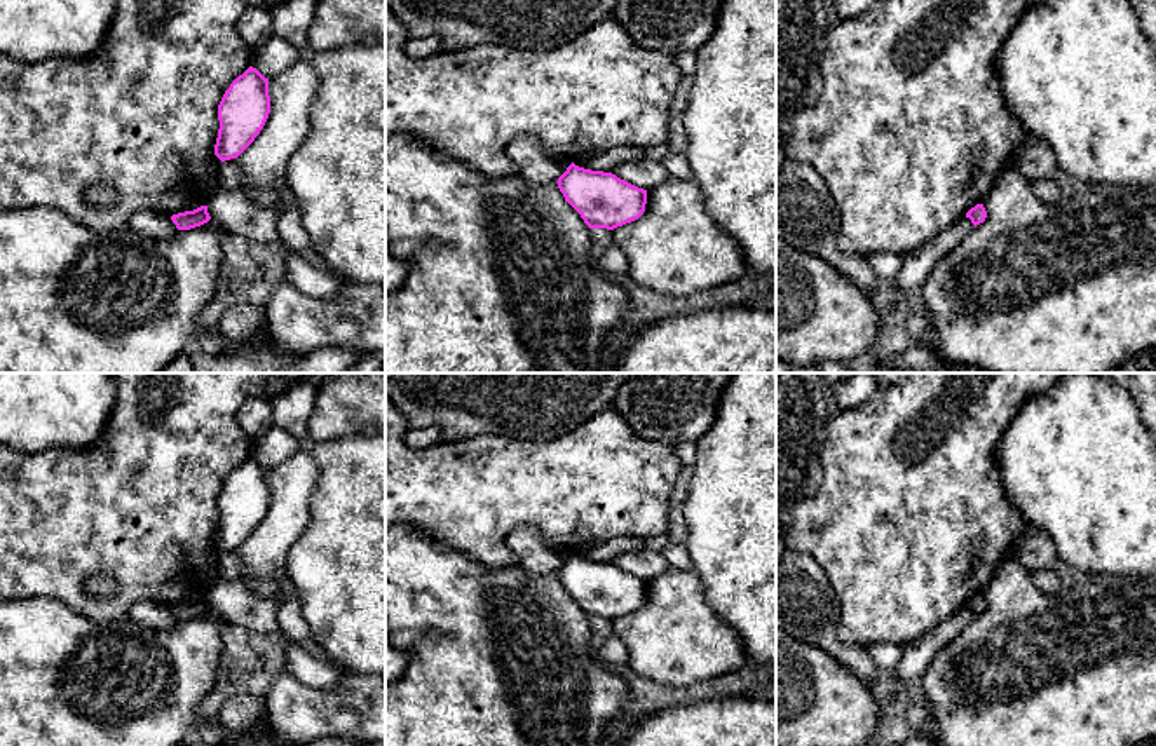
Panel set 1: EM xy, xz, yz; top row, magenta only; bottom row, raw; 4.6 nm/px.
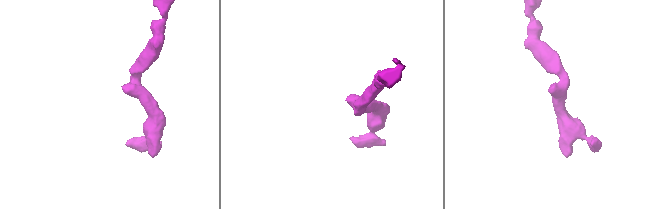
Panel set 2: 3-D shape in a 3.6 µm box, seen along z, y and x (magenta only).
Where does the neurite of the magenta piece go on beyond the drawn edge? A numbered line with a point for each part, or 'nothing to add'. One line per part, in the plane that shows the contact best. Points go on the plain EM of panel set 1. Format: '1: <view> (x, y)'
1: xz (536, 556)

